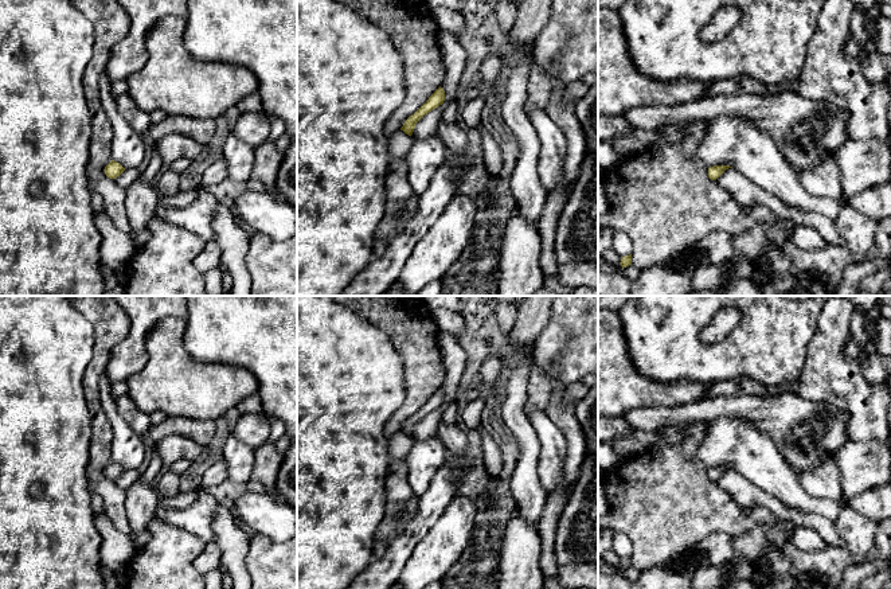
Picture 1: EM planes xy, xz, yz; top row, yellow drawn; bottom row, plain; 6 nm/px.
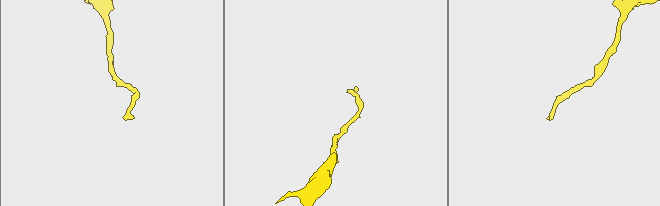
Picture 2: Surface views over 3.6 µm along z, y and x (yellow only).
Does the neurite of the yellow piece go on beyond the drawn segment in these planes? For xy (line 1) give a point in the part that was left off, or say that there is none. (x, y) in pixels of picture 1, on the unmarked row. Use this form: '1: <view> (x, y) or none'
1: none

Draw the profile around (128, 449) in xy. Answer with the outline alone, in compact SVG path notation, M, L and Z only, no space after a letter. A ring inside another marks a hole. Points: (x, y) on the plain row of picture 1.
M105 371L99 379L98 397L112 428L112 461L120 464L125 471L138 469L146 457L146 448L141 436L118 414L116 399L112 395L112 383Z

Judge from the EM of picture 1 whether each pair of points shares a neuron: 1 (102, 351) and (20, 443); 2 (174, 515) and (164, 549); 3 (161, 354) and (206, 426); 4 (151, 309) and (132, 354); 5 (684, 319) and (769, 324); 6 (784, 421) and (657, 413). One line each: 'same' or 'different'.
1: different
2: different
3: different
4: same
5: same
6: same

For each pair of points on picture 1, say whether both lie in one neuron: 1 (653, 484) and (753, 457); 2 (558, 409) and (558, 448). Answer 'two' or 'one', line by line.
1: two
2: two

